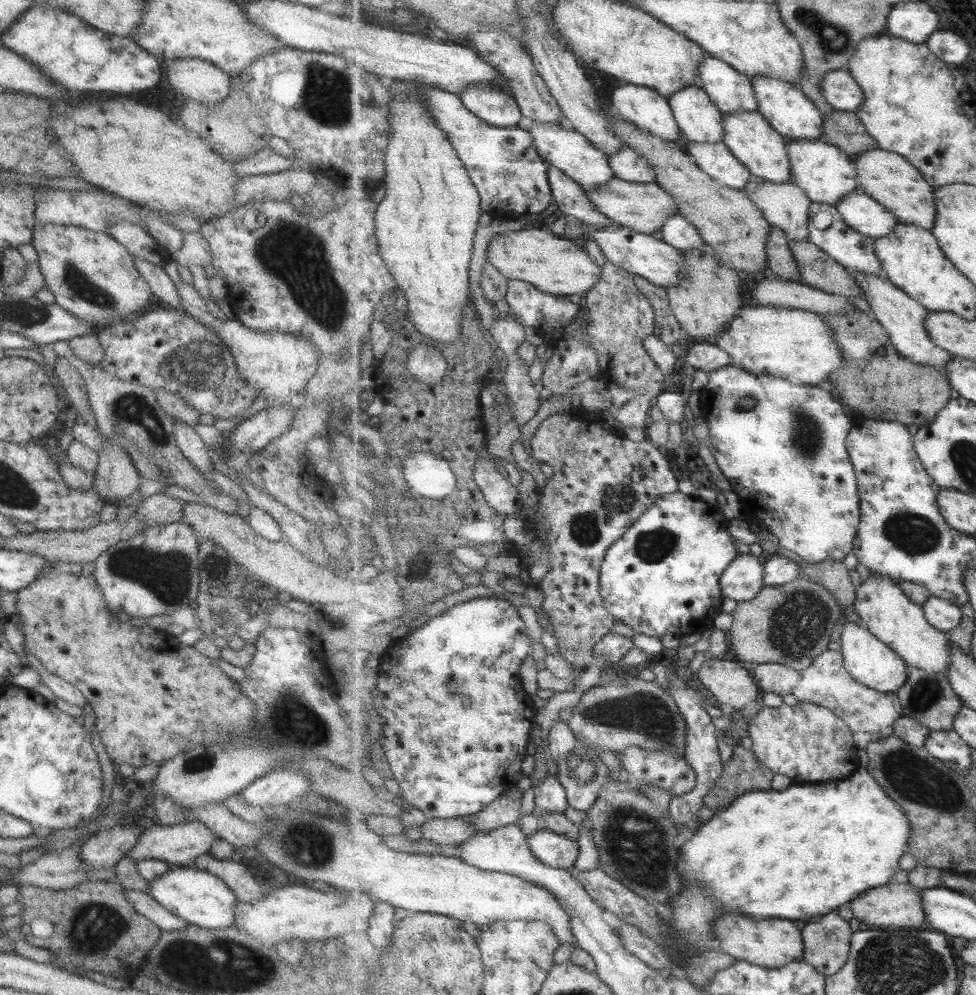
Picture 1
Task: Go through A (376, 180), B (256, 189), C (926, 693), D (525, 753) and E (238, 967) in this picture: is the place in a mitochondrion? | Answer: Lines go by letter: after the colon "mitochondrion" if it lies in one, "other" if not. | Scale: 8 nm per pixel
A: other
B: other
C: mitochondrion
D: other
E: mitochondrion

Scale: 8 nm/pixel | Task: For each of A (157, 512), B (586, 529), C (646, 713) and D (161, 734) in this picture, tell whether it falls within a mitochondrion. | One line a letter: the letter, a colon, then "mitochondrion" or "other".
A: other
B: mitochondrion
C: mitochondrion
D: other

